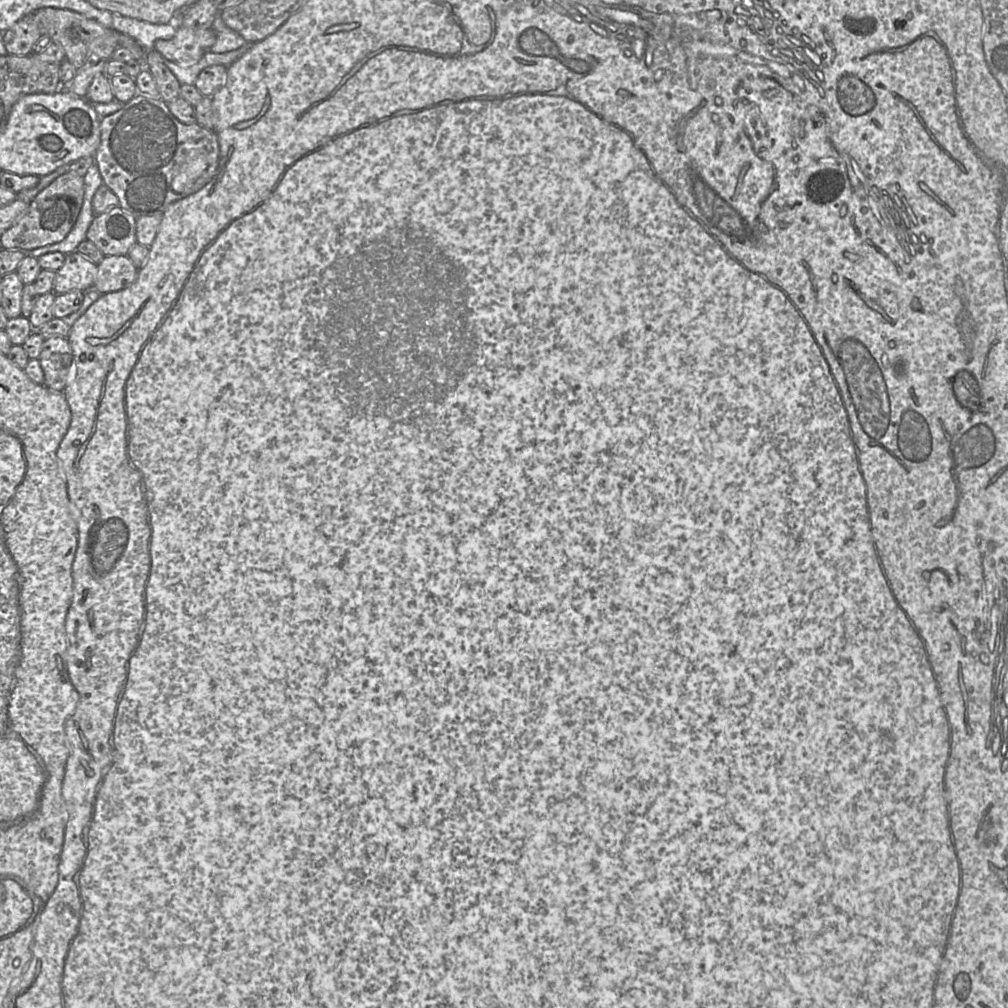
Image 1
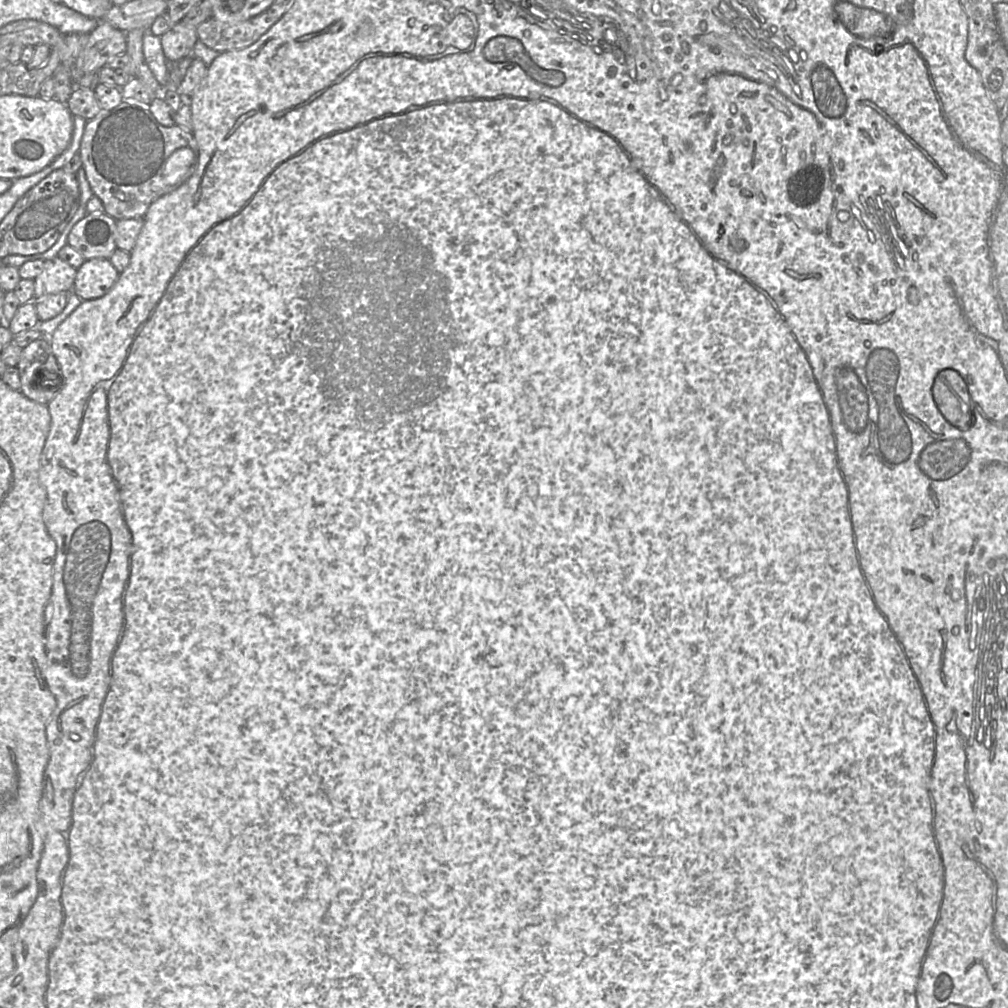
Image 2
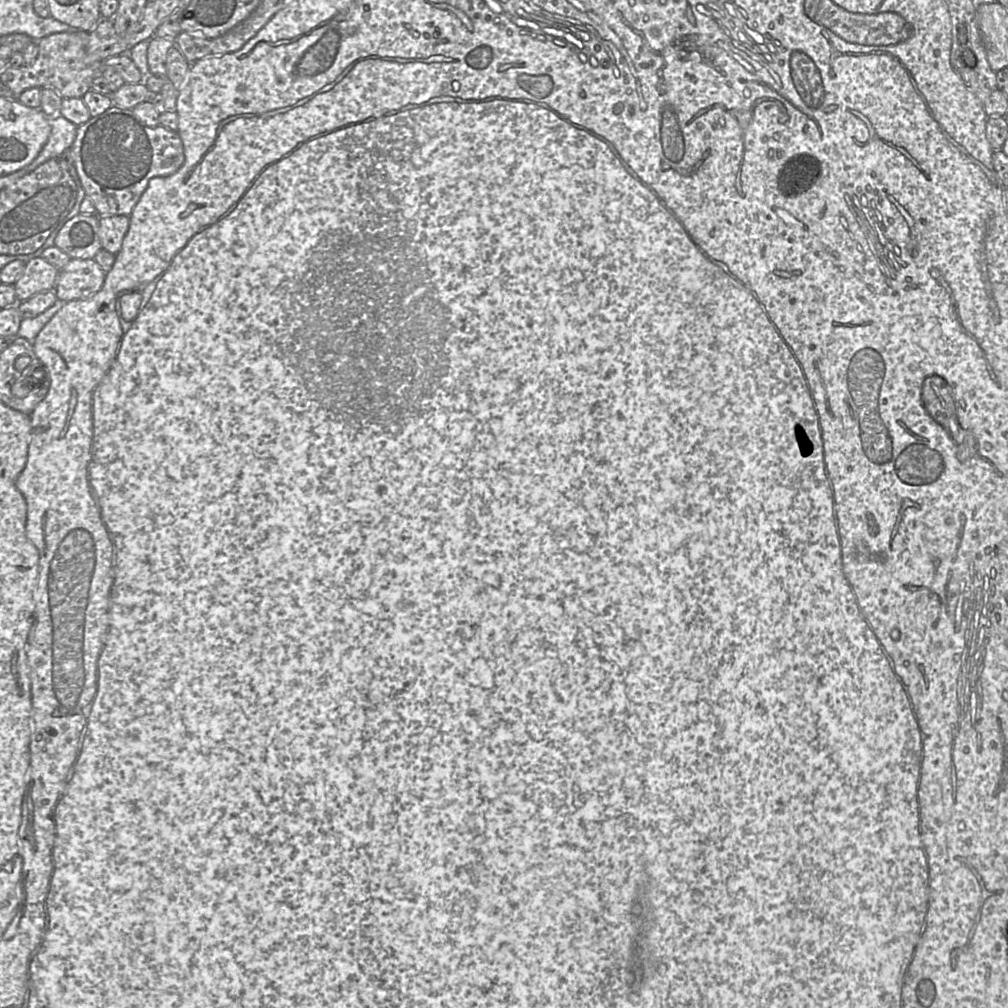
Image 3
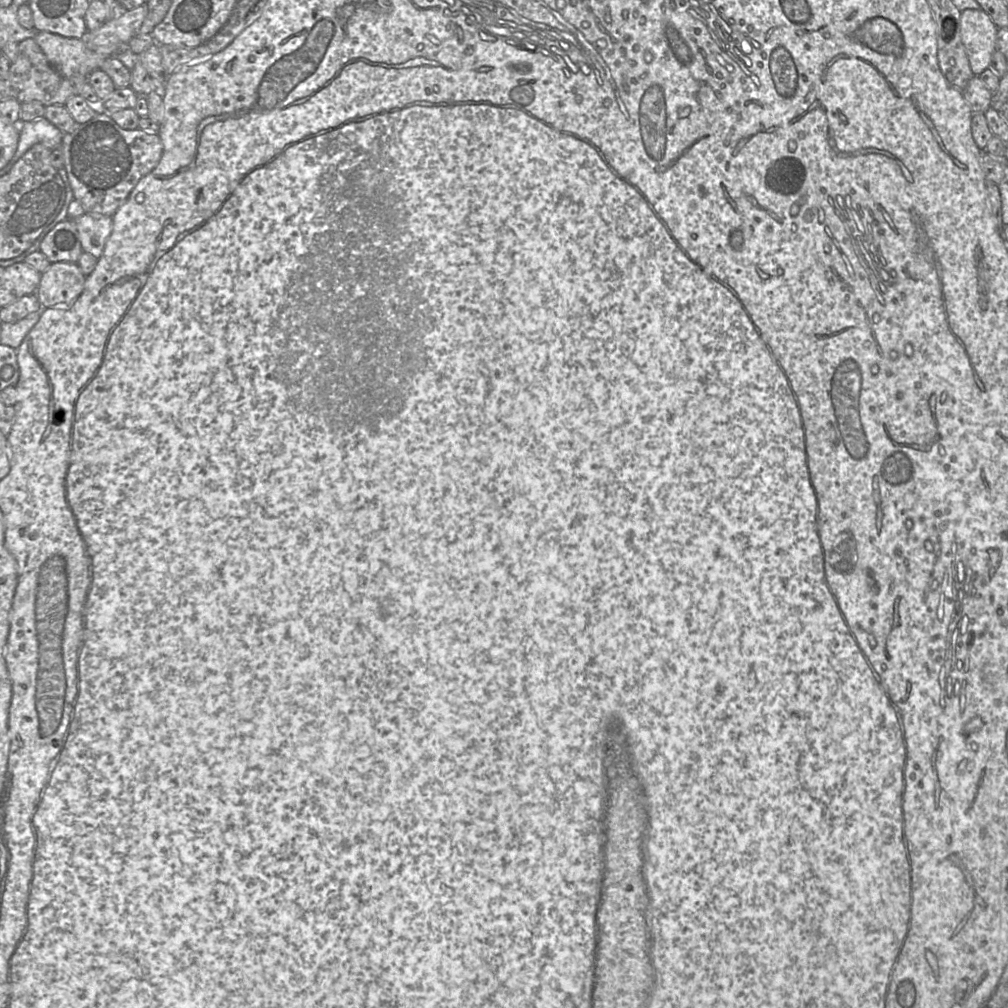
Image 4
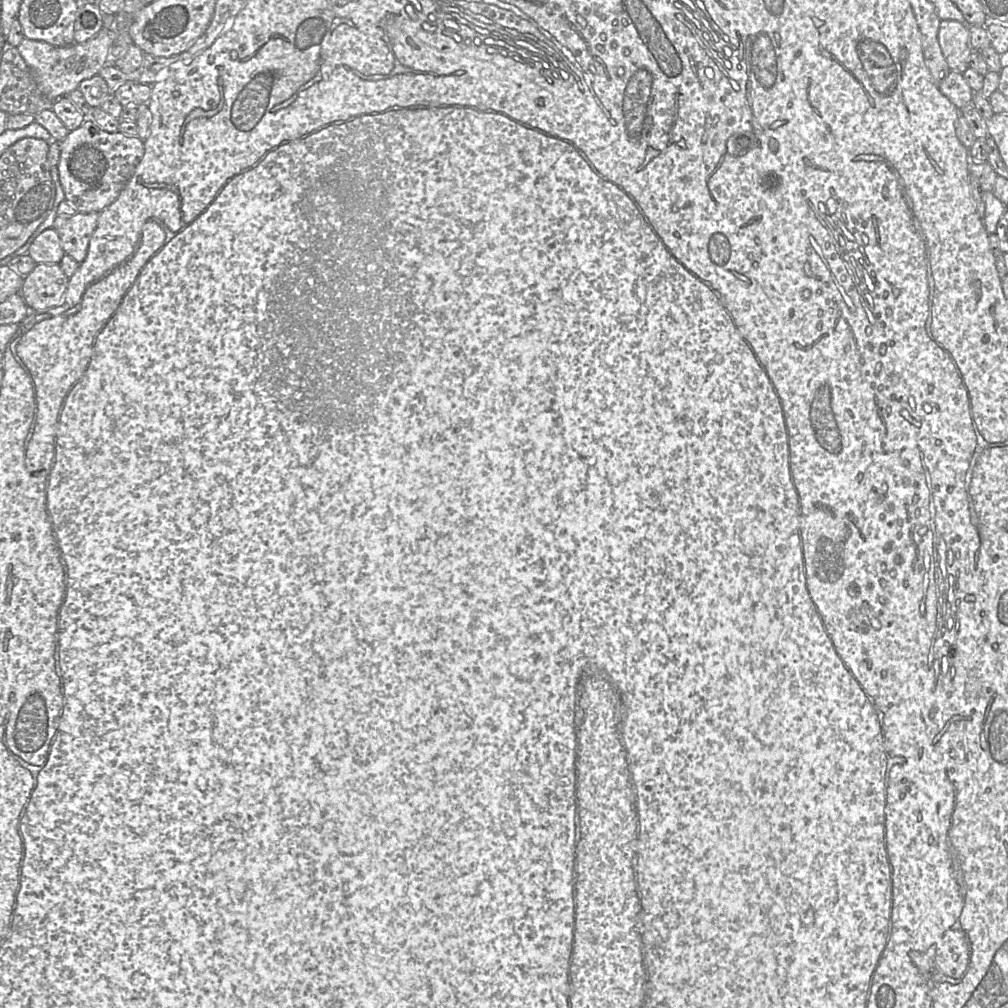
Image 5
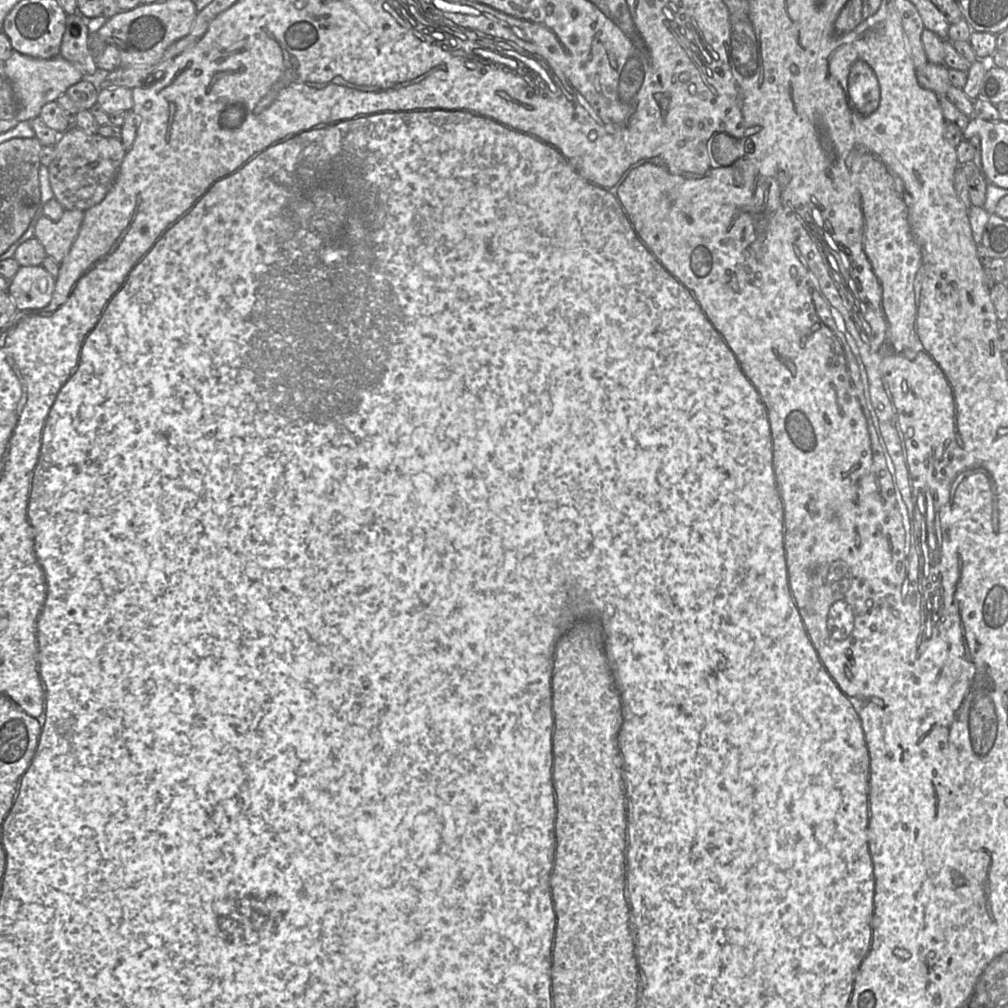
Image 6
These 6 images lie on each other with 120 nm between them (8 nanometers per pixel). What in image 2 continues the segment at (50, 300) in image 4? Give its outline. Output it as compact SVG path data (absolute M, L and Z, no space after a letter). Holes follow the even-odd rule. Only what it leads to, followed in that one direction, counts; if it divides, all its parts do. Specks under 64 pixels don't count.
M94 258L86 260L78 269L73 292L82 300L104 296L117 283L120 273L109 259Z

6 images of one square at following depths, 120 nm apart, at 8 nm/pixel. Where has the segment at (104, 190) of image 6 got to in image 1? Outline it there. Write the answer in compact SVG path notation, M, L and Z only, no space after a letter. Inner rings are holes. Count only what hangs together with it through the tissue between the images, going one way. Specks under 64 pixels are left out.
M136 95L115 113L101 121L101 142L93 157L103 184L119 199L119 207L135 217L162 213L172 203L203 188L215 175L220 161L219 141L216 133L200 125L186 125L169 110L160 97Z

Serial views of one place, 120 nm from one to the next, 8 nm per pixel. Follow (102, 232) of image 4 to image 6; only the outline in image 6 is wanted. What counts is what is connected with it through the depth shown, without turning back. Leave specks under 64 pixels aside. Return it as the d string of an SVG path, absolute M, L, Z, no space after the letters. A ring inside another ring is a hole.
M65 209L62 217L54 221L41 216L35 225L34 238L43 245L48 257L60 263L69 253L84 219L83 210Z

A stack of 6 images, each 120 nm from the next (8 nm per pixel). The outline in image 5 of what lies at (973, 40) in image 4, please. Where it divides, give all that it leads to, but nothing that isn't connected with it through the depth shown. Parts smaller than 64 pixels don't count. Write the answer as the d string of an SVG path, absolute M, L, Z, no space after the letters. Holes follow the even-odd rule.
M942 20L938 32L938 42L951 71L963 73L969 69L973 48L967 24L955 20Z

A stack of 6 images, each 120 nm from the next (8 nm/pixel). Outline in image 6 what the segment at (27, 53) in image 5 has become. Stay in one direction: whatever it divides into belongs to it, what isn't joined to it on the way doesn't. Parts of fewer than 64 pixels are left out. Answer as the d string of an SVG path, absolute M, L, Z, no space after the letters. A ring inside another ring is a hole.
M13 51L9 59L5 61L5 71L17 101L18 109L15 119L18 122L30 121L39 116L45 104L56 101L59 96L66 93L69 87L84 79L80 70L60 56L52 59L38 59L17 51Z

